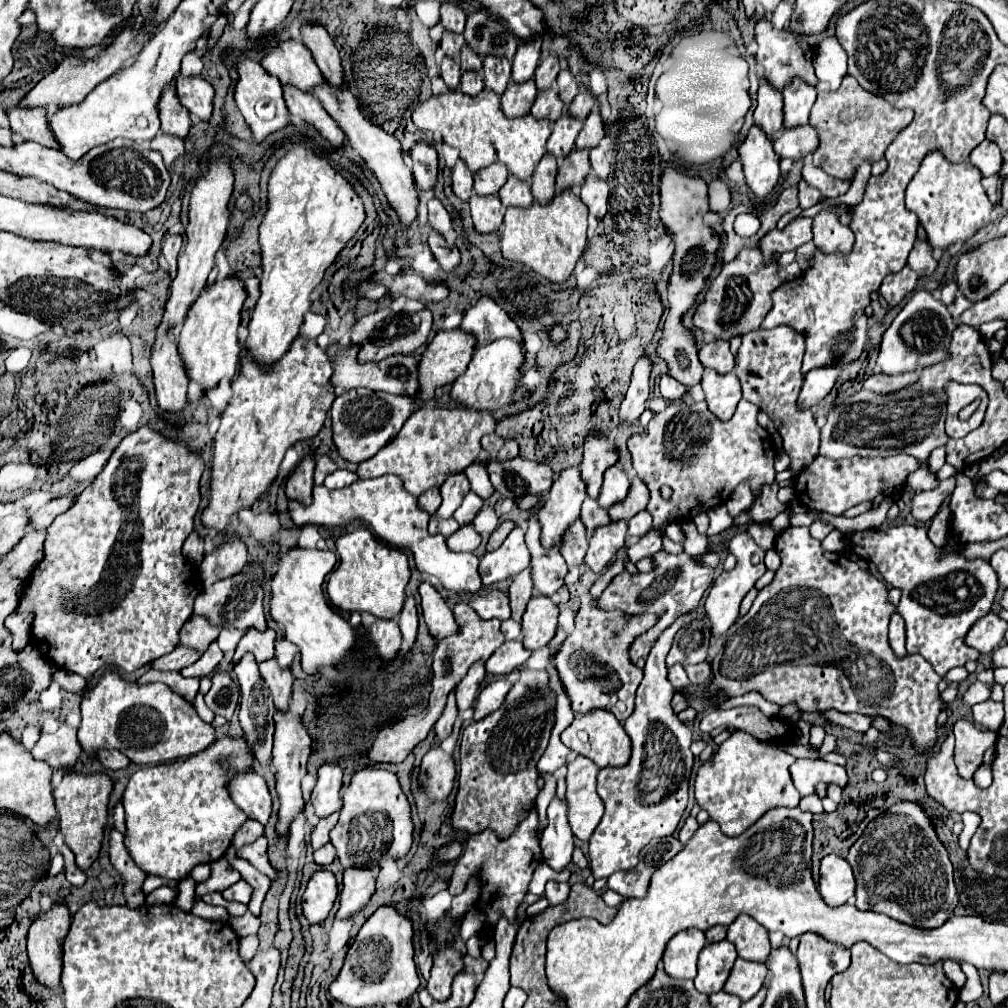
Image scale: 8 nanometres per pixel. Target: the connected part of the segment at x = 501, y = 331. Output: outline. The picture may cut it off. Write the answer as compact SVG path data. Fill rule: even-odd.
M487 296L479 298L477 304L465 310L459 328L477 340L475 348L483 344L491 344L493 338L513 338L513 340L521 340L523 344L523 336L517 324L507 316L507 312L495 300Z

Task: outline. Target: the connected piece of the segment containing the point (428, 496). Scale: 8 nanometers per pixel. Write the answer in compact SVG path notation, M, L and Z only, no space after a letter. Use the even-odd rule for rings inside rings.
M431 488L429 492L423 492L419 496L419 508L427 514L433 514L441 504L441 494L439 494L439 488Z

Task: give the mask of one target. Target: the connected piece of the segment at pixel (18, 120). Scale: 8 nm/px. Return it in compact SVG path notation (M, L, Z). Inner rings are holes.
M11 108L7 112L9 122L11 122L11 130L15 134L19 134L25 142L37 142L43 144L47 148L55 148L59 150L61 146L57 144L57 138L49 126L47 120L47 110L45 108L37 108L37 110L21 110L21 108Z

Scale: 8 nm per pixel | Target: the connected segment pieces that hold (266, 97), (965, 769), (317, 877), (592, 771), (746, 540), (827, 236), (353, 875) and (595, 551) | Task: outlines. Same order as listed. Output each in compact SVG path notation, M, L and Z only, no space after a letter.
M253 60L239 62L237 72L239 72L239 80L235 86L235 102L241 110L247 126L251 128L255 142L263 142L269 134L275 134L289 124L289 110L285 106L283 86L277 78L269 76L265 72L265 68L261 68L259 62L253 62Z
M957 720L955 728L954 763L958 774L968 780L983 763L985 750L993 748L997 742L997 732L977 728L973 722Z
M319 870L311 876L307 882L305 894L303 894L303 916L311 922L323 922L333 908L333 902L337 898L337 880L335 874L329 870Z
M577 756L567 764L567 770L567 818L573 834L587 842L603 816L603 800L595 790L599 768L593 760Z
M739 532L729 540L729 554L733 554L737 558L737 566L729 572L721 572L713 580L709 594L707 594L707 600L705 600L705 616L711 622L711 636L717 640L723 638L727 634L727 630L733 626L733 622L739 616L739 604L741 604L743 596L755 586L757 578L761 578L767 570L763 564L765 550L757 548L757 544L753 544L753 540L749 536L745 536L745 532Z
M825 208L813 218L813 242L815 248L825 254L849 254L855 236L847 226L837 222L833 208Z
M347 868L343 874L343 888L339 894L339 910L335 920L351 918L359 912L373 896L377 884L377 870L367 868Z
M625 520L609 522L607 526L597 528L593 538L589 540L585 564L595 574L601 574L611 564L615 554L625 546L625 536L627 536L627 522Z

